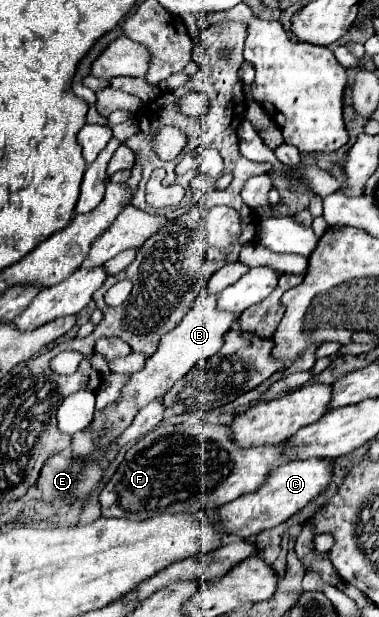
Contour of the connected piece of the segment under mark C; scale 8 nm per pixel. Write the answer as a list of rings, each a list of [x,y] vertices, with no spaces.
[[[308,458],[308,460],[296,460],[292,464],[278,466],[276,470],[270,472],[268,482],[252,494],[244,494],[224,506],[218,508],[220,522],[224,524],[224,530],[230,532],[232,536],[240,538],[250,538],[262,530],[274,528],[282,522],[286,522],[290,516],[300,512],[308,502],[318,498],[328,484],[334,478],[334,460],[324,460],[324,458]]]

